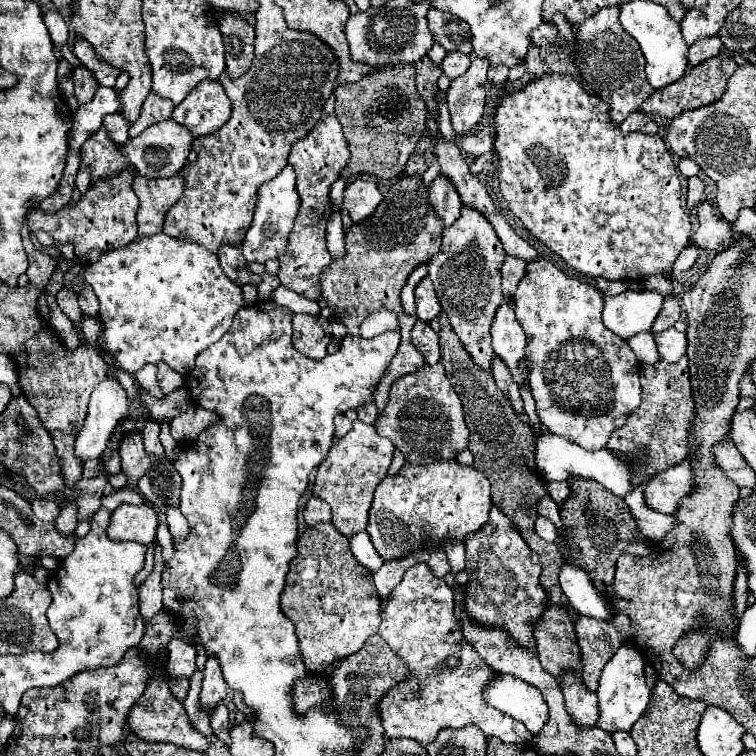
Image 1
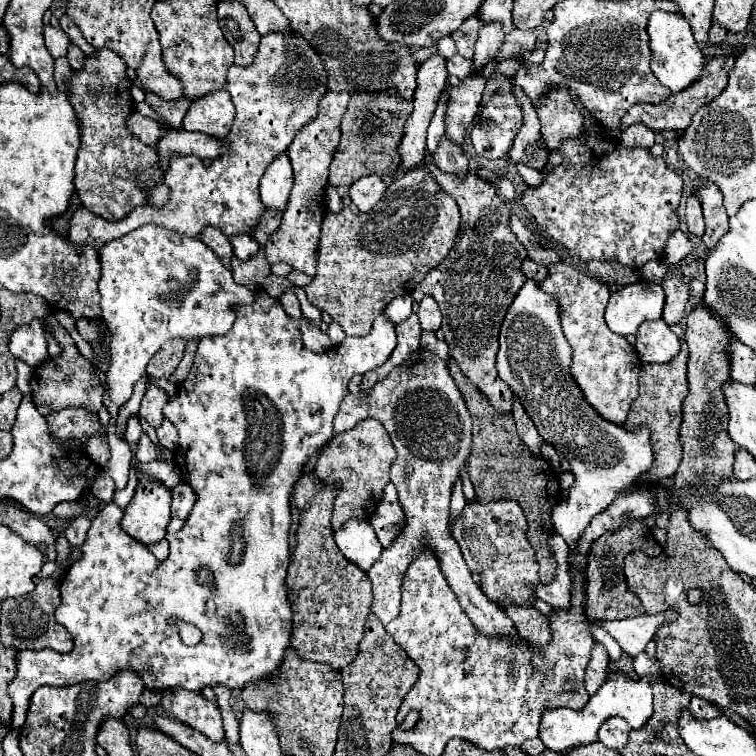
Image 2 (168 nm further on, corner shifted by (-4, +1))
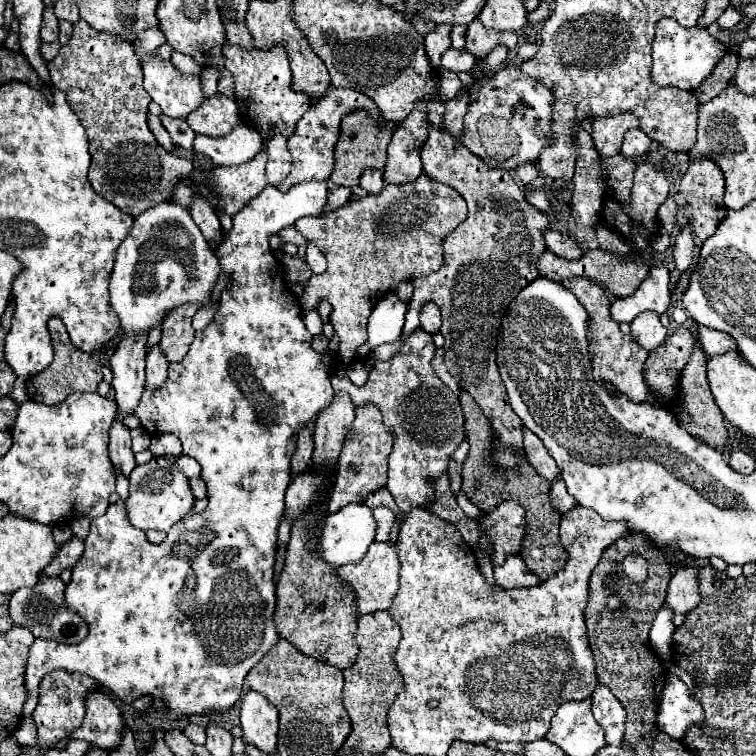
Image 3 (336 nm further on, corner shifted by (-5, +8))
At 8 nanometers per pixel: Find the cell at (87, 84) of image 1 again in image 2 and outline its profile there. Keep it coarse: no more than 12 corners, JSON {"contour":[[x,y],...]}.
{"contour":[[69,45],[67,57],[75,71],[83,71],[83,51]]}

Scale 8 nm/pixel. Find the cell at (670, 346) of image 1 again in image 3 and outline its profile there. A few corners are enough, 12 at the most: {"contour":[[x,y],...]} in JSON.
{"contour":[[656,312],[630,322],[632,338],[648,352],[668,336]]}

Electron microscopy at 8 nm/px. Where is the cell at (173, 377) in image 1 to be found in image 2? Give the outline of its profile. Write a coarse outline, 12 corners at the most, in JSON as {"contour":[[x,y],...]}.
{"contour":[[167,341],[147,365],[147,375],[169,379],[185,341]]}

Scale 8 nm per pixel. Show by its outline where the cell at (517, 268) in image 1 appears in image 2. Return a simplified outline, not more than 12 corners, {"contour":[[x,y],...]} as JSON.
{"contour":[[523,261],[521,271],[527,279],[541,281],[547,277],[547,267]]}

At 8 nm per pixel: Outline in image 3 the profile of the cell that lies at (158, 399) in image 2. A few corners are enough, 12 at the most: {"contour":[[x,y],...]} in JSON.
{"contour":[[154,344],[146,356],[146,386],[166,382],[168,360]]}

